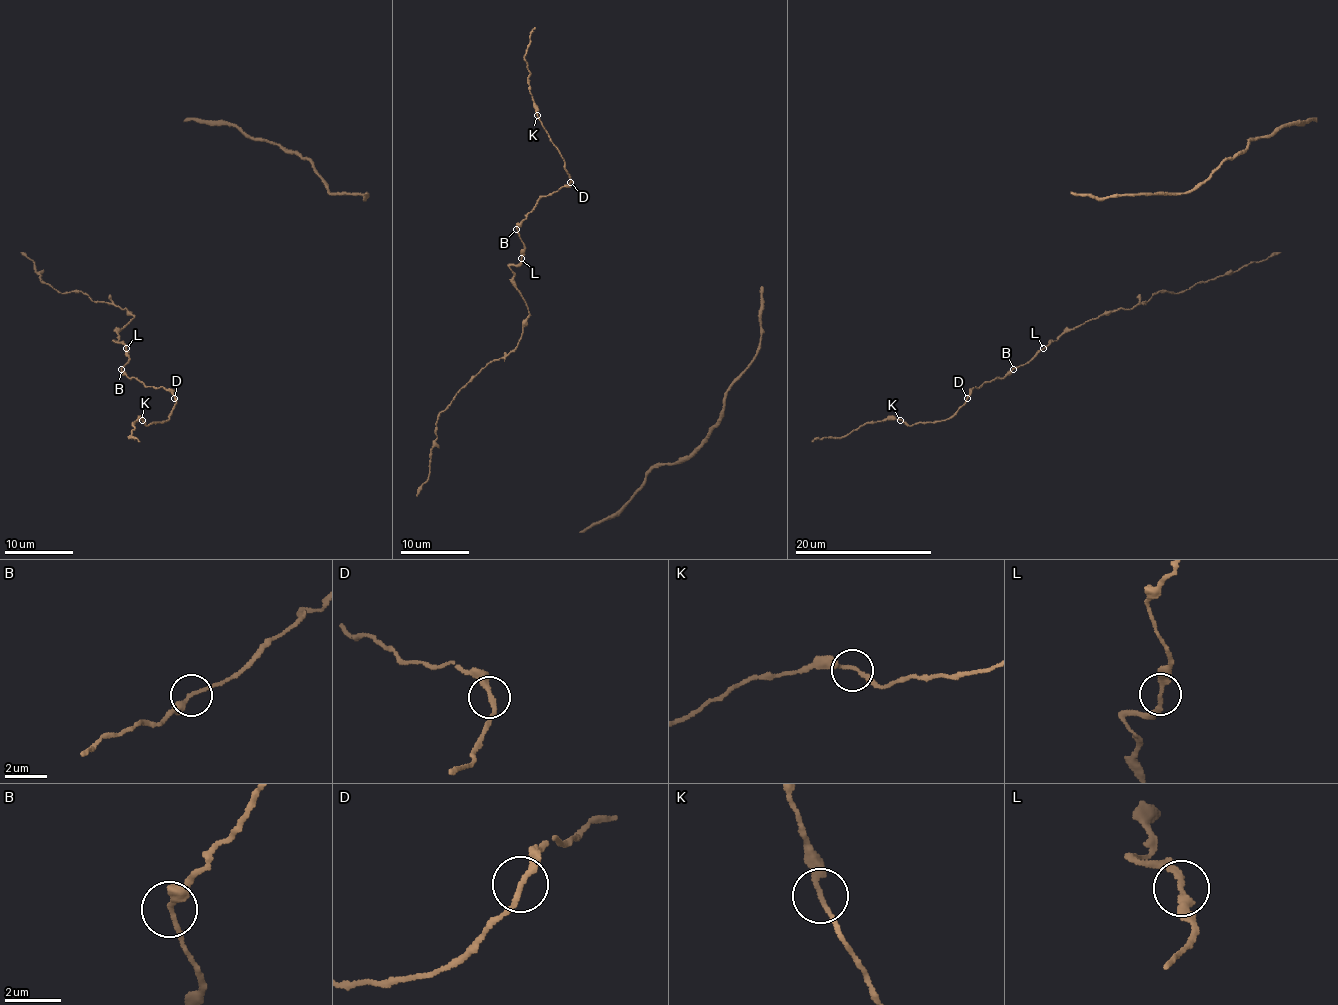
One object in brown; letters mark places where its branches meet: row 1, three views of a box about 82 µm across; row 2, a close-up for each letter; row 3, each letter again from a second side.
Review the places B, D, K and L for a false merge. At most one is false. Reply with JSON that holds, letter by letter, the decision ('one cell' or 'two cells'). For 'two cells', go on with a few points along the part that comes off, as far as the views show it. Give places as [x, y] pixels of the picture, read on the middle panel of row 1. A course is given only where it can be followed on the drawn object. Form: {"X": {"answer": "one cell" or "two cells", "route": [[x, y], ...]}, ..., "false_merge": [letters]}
{"B": {"answer": "one cell"}, "D": {"answer": "one cell"}, "K": {"answer": "one cell"}, "L": {"answer": "one cell"}, "false_merge": []}

